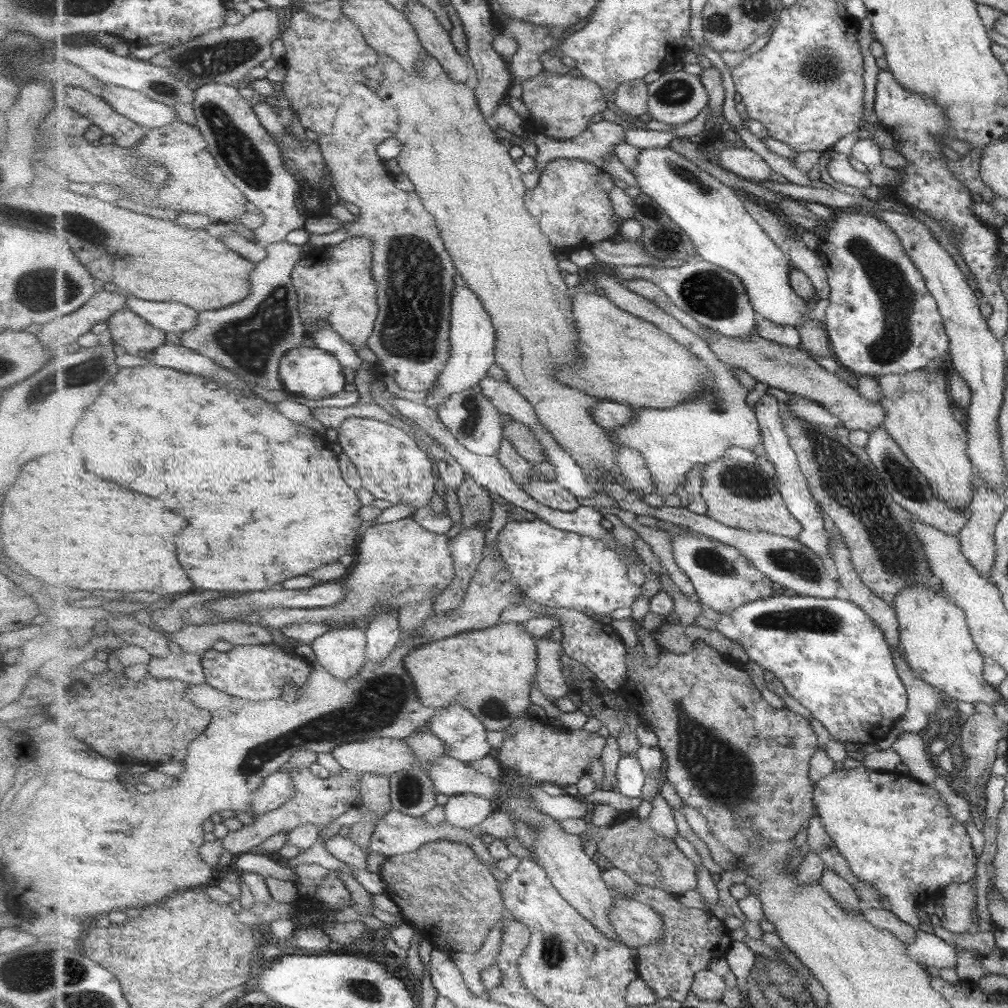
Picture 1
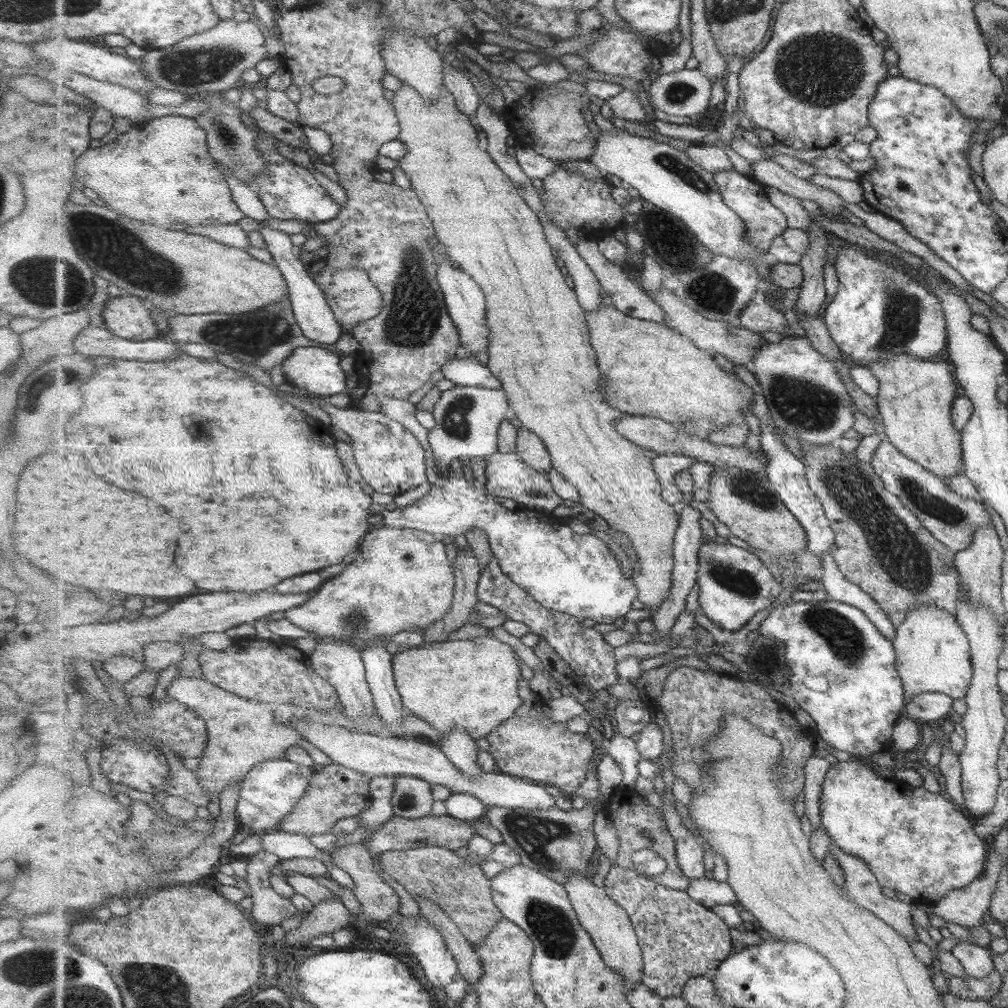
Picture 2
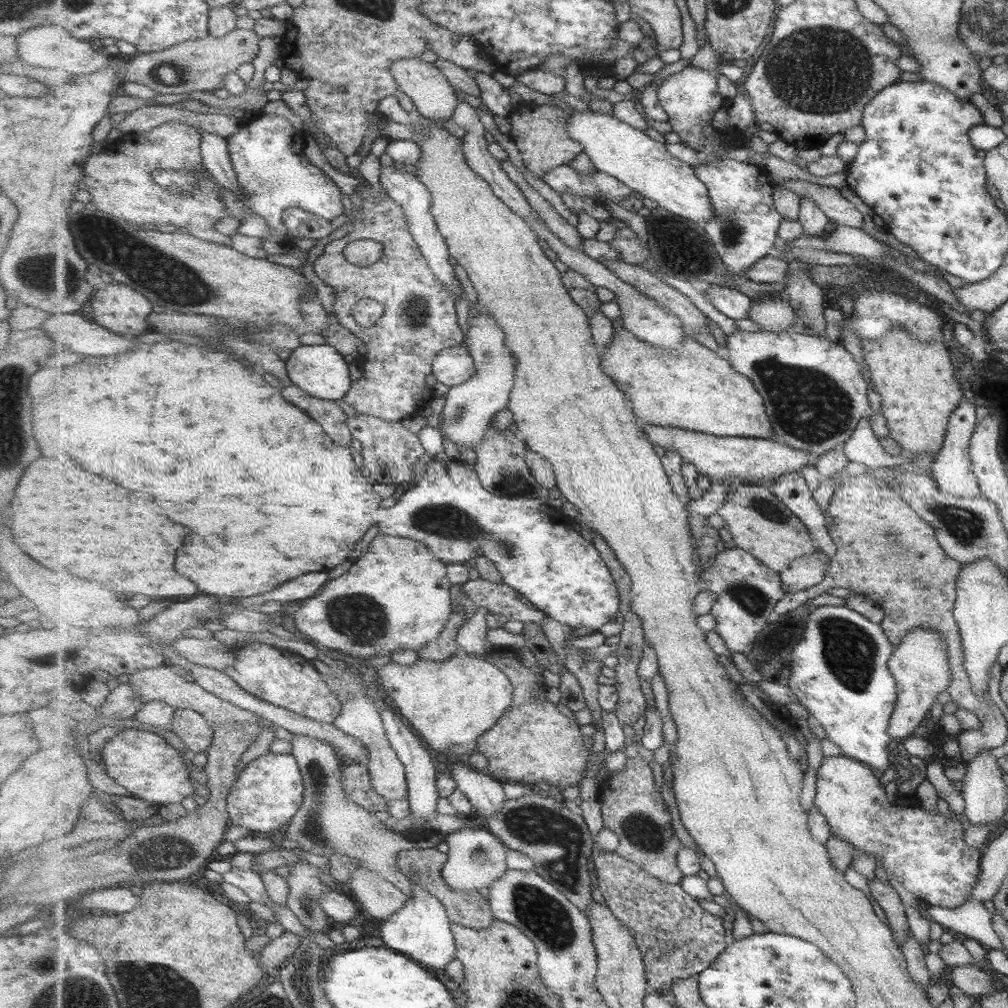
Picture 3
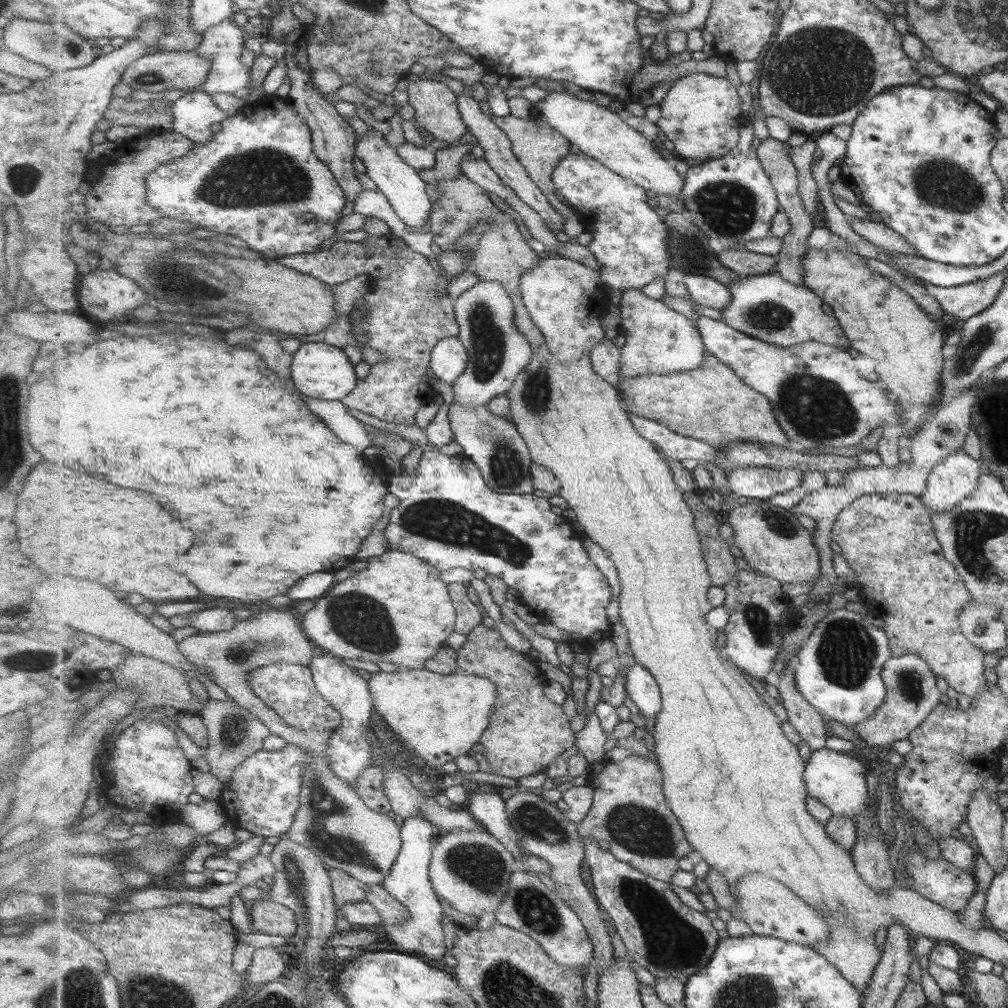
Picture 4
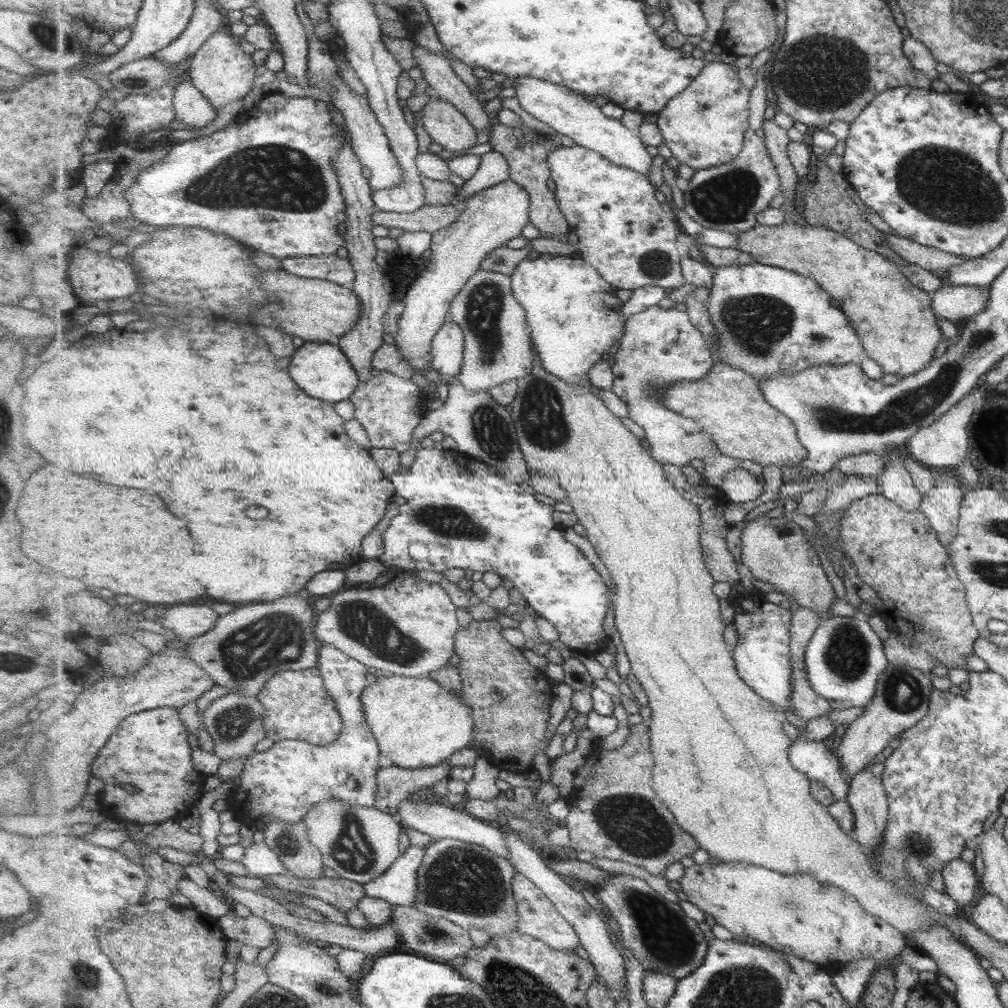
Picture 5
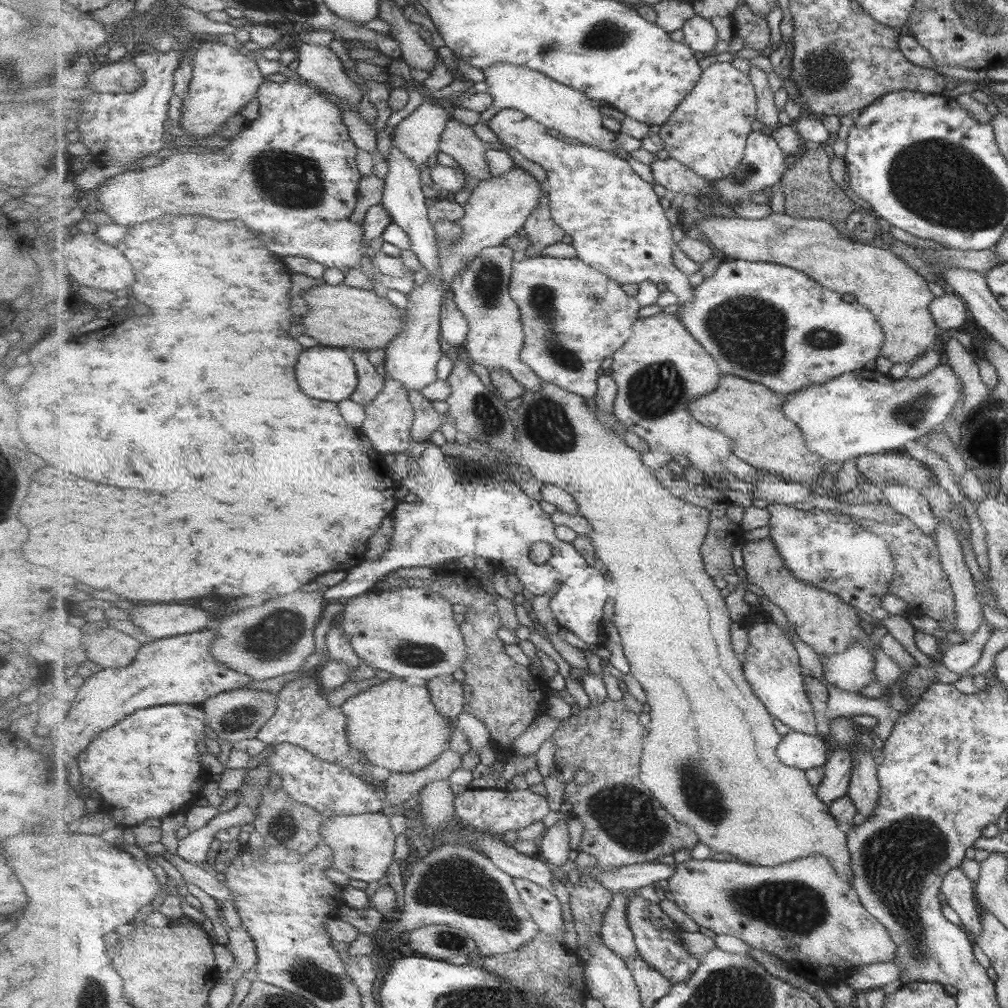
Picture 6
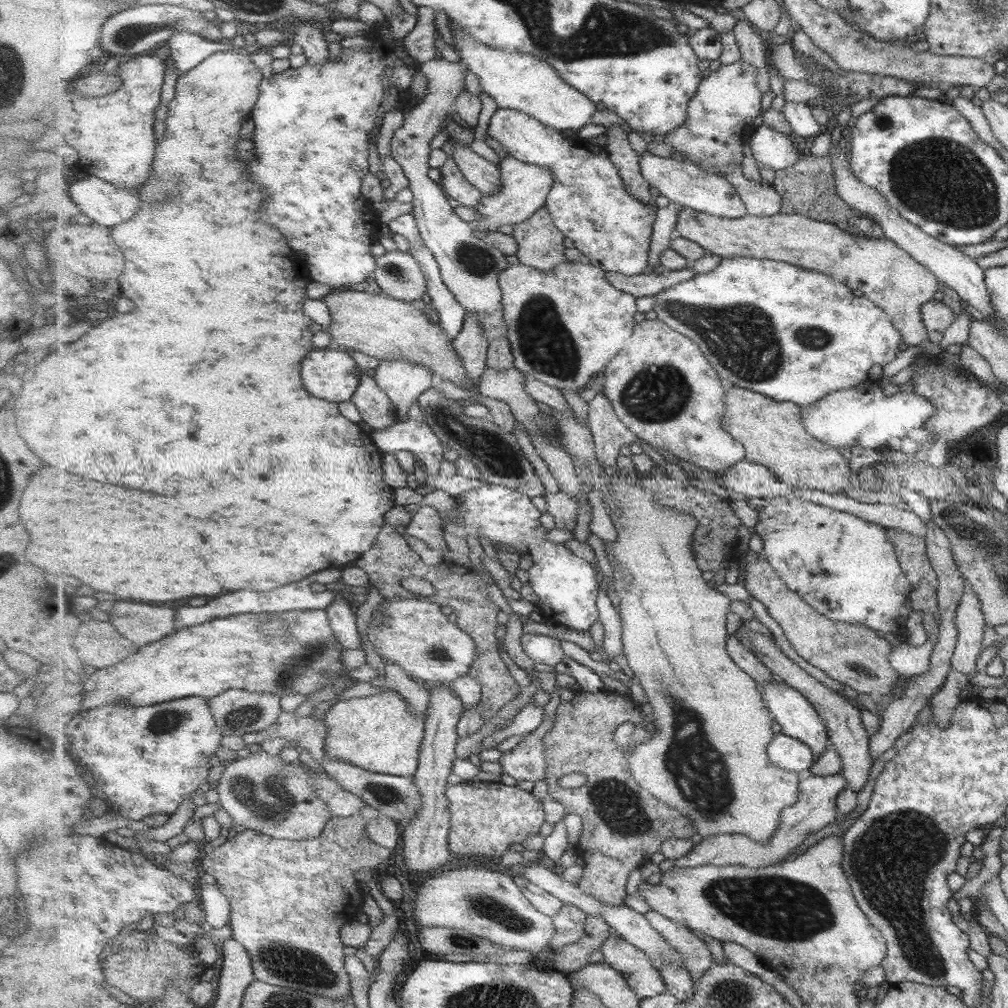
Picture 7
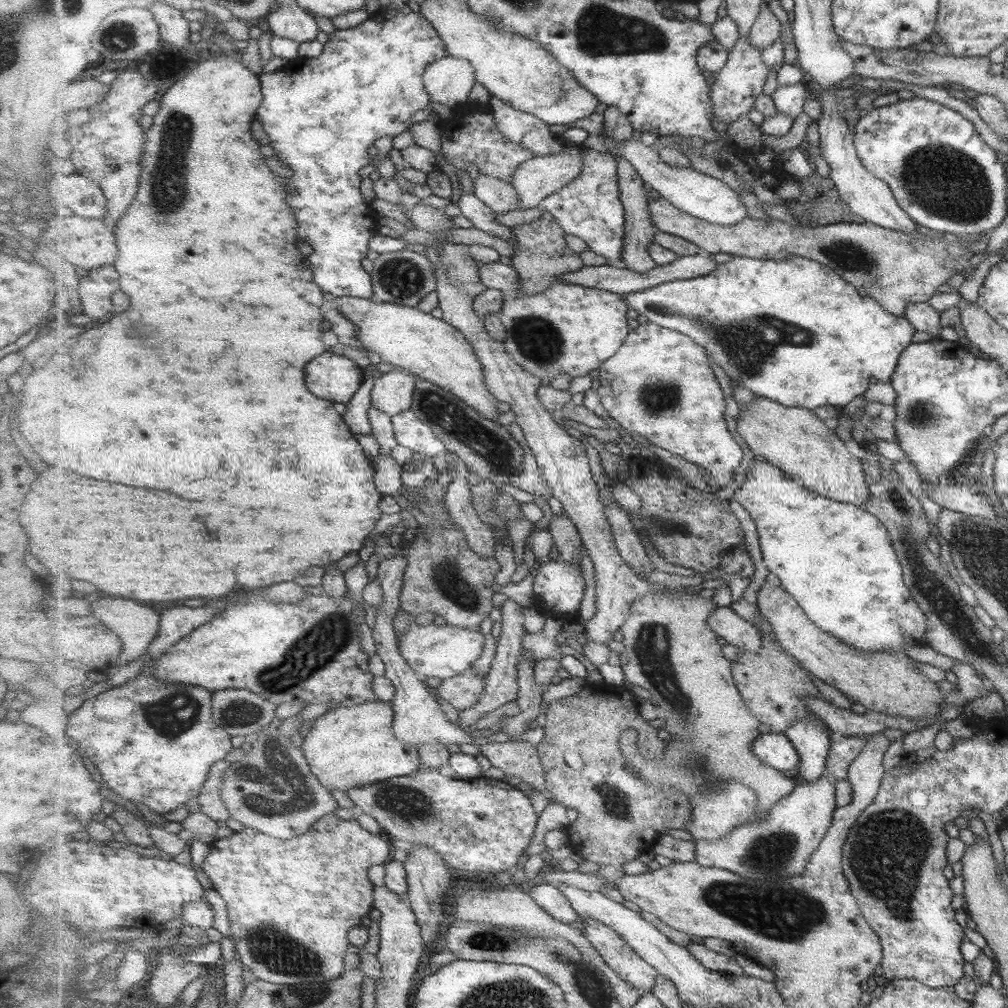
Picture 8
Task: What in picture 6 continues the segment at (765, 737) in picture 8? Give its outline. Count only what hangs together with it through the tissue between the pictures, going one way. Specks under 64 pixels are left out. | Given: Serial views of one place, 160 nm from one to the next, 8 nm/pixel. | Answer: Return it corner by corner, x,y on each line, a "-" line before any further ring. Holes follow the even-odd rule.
789,730
779,744
778,757
787,766
809,770
823,767
829,759
829,748
813,734

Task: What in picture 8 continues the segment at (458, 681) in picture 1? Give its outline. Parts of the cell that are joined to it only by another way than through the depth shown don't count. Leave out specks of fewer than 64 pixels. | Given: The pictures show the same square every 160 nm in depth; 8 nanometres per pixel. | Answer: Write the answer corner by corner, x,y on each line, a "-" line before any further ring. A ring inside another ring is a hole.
391,701
339,706
314,720
301,745
312,773
332,793
348,793
356,786
412,775
422,767
417,746
401,742
394,733

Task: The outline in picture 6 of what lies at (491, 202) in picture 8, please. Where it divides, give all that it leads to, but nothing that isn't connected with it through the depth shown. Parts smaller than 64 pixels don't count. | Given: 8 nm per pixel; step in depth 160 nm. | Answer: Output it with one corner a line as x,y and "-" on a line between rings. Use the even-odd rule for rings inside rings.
452,118
441,139
440,152
452,156
472,178
480,182
492,176
491,165
486,159
488,145
475,136
471,126

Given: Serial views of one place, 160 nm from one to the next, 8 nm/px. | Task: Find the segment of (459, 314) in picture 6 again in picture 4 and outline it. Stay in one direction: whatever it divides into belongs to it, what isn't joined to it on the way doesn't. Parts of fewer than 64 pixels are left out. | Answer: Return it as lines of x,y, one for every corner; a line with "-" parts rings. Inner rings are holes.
447,337
431,350
430,372
453,386
455,379
465,372
469,362
468,350
459,337

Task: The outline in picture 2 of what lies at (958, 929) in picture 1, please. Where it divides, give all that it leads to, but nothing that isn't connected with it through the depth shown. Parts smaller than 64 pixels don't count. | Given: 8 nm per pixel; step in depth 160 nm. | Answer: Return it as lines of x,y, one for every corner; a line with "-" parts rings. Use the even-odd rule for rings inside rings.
999,851
988,854
982,877
967,886
952,890
933,905
927,905
930,912
945,922
971,928
982,924
983,913
988,910
990,898
995,890
1002,864
1006,856

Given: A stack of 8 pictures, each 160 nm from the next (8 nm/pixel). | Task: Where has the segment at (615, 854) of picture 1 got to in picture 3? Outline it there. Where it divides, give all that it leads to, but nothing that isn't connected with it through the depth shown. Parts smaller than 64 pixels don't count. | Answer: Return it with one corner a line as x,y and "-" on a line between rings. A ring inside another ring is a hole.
642,758
627,759
624,769
619,769
611,776
607,776
600,786
600,809
602,812
604,828
612,830
620,838
616,853
631,862
642,866
651,876
660,878
663,882
679,885
685,876
678,865
678,856
684,847
683,842
677,838
673,830
673,818
665,798
661,796
660,786
655,778
650,763

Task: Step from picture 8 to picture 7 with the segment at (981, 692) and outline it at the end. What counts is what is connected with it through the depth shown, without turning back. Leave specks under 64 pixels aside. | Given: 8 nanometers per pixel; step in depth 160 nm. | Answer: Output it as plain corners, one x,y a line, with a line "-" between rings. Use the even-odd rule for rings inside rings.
964,582
963,594
954,617
956,643
950,658
950,668
964,674
968,679
976,673
975,660
982,651
981,636
984,623
977,596

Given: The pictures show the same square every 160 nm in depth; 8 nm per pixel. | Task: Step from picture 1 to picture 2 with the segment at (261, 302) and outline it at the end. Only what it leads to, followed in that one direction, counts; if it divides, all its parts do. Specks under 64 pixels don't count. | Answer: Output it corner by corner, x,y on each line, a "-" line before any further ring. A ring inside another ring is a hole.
289,296
261,310
254,310
247,314
175,314
167,321
169,322
168,331
162,334
167,342
209,344
217,354
224,352
231,354
241,363
259,366
268,373
277,364
283,364
295,349
320,346
317,341
307,338
297,324

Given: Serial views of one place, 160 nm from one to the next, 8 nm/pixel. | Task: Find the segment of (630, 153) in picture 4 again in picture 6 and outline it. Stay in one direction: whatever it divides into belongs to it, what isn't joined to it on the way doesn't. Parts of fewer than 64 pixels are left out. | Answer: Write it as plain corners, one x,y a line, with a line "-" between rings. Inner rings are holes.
499,62
497,66
483,68
482,72
485,76
487,92
493,95
494,103
489,110
481,113
479,122
488,125
488,122
501,110
515,109
524,112
545,127
557,130
561,135
581,141
585,145
599,147
614,155
619,154
619,151
629,153
615,147
613,142
618,133
609,131
603,125
604,116
599,112
599,107
592,98
583,94
583,91
557,82
545,73
507,62

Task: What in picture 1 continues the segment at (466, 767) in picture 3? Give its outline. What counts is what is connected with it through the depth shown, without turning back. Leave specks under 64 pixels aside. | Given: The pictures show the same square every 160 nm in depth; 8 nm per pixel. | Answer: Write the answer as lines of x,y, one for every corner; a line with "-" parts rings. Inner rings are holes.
460,704
437,709
427,729
445,743
447,753
456,760
469,764
495,754
485,725

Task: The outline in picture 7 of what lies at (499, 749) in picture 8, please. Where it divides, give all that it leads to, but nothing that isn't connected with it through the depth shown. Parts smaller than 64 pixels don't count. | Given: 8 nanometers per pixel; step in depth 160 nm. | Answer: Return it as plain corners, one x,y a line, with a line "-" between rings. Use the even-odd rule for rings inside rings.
554,714
548,717
535,732
526,735
512,752
504,754
501,762
505,774
516,781
529,780
536,783
539,780
546,780
548,764
543,742
544,736
553,728
553,718
555,718

